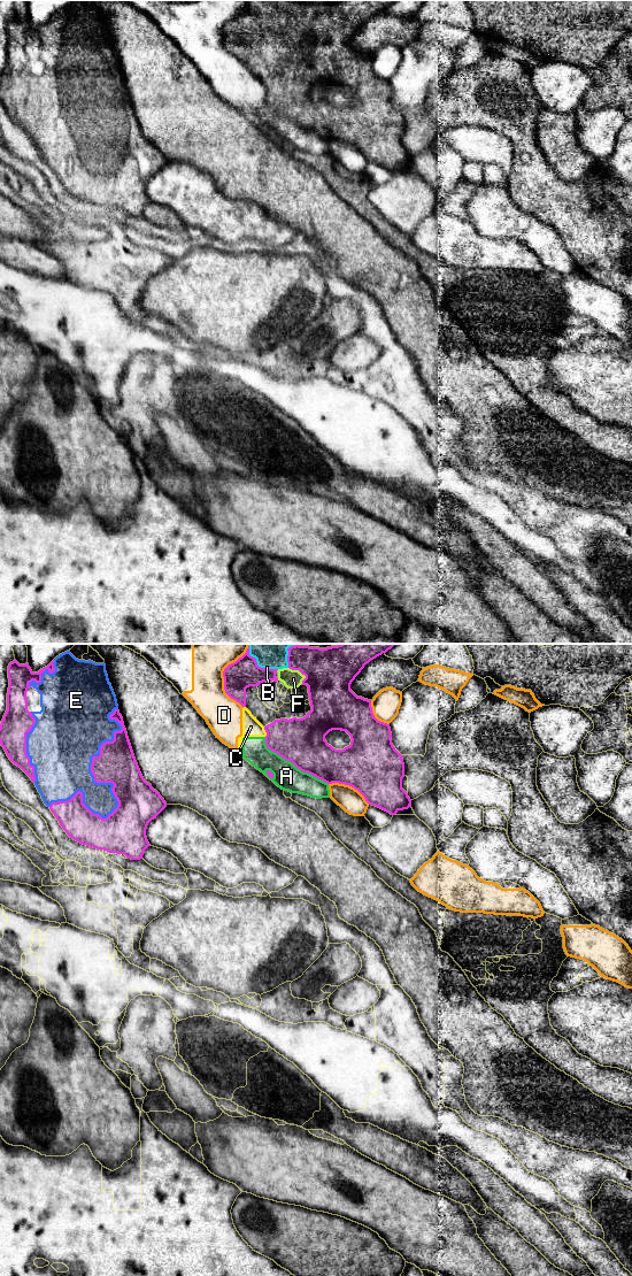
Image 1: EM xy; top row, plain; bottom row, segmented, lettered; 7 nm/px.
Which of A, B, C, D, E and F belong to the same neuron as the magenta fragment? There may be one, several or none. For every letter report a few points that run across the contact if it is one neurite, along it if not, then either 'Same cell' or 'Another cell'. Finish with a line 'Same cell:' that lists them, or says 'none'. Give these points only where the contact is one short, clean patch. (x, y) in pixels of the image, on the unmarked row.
A: Another cell
B: Same cell
C: Another cell
D: Another cell
E: Same cell
F: Same cell
Same cell: B, E, F

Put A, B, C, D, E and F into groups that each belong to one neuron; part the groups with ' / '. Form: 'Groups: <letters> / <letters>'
Groups: A D / B E F / C

